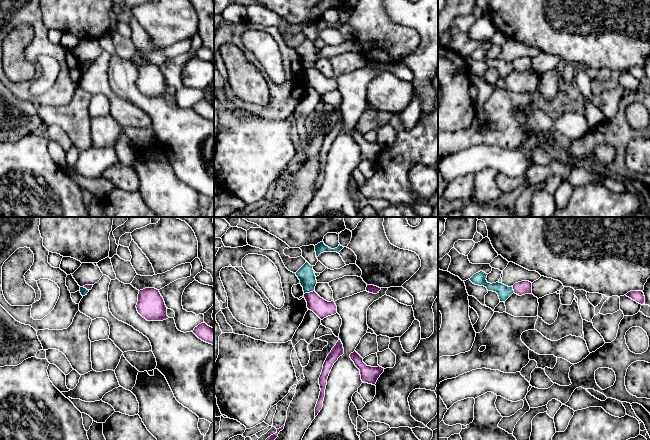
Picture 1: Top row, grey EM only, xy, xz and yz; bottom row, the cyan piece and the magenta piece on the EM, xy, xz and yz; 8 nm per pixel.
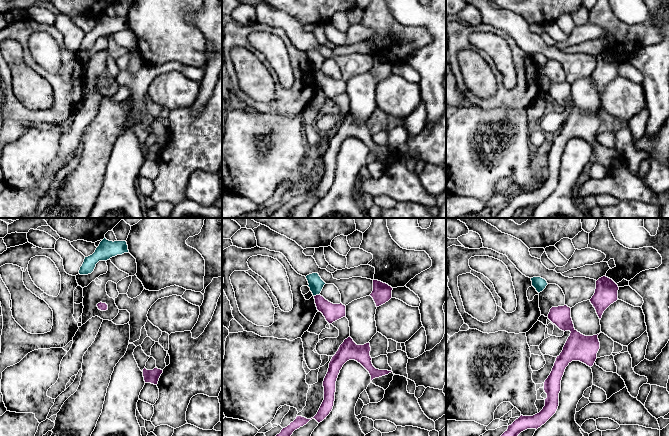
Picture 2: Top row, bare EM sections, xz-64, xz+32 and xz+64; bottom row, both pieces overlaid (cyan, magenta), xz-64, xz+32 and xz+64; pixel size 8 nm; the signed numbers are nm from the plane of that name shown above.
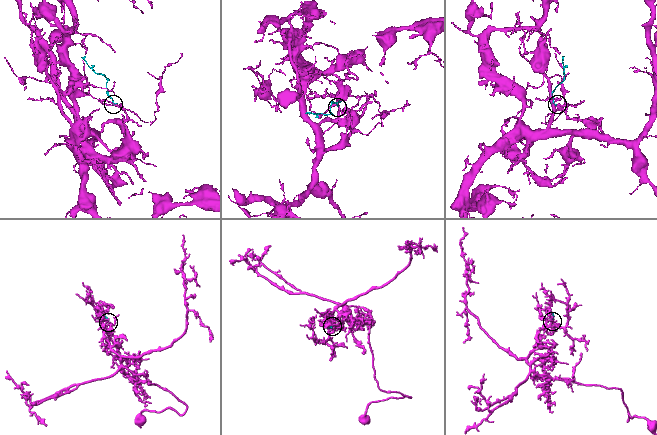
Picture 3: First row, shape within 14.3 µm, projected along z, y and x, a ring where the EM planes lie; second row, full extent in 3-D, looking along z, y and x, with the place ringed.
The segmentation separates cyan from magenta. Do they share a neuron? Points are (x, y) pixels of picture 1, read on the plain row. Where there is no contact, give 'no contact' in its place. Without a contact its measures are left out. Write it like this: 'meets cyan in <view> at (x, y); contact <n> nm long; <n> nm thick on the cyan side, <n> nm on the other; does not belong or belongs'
meets cyan in xz at (308, 68); contact 90 nm long; 140 nm thick on the cyan side, 140 nm on the other; does not belong

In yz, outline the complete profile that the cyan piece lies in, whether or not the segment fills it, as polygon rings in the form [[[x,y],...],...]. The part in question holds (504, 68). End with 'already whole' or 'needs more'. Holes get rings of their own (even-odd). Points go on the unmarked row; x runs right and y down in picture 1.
[[[480,47],[476,50],[474,50],[470,57],[479,62],[484,62],[487,64],[488,67],[496,68],[499,72],[500,78],[505,78],[513,69],[513,63],[508,63],[502,59],[496,58],[496,59],[488,59],[486,54],[487,51],[485,48]]] | already whole

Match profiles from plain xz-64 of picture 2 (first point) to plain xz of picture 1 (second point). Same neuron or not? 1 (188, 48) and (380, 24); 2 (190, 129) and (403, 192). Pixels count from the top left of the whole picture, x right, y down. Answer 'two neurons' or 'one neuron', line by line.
1: one neuron
2: one neuron

